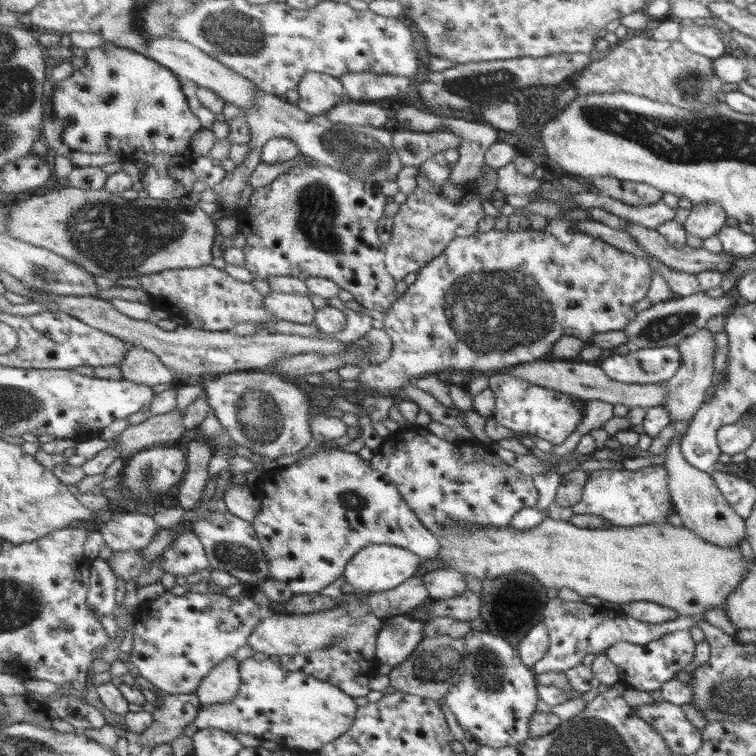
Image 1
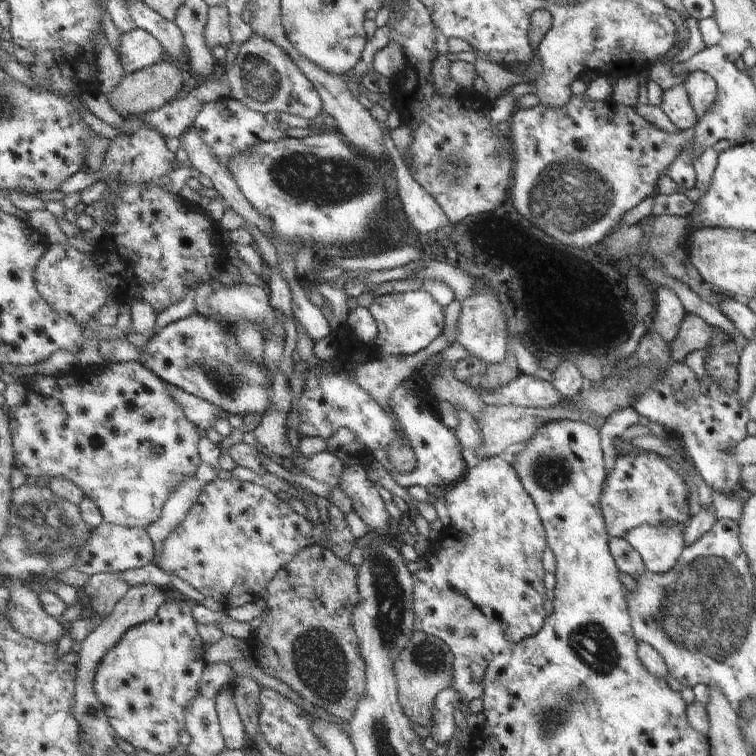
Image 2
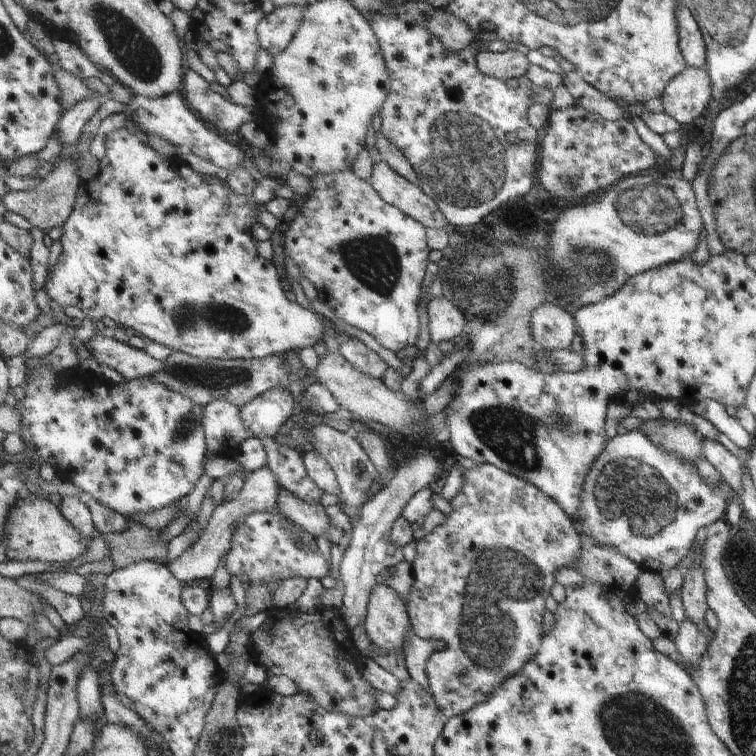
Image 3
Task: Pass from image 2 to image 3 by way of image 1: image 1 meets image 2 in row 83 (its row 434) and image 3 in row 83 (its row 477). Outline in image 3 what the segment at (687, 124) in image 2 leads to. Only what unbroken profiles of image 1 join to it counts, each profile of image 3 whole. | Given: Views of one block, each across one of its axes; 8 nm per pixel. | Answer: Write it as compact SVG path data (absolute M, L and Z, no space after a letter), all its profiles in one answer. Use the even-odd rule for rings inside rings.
M689 68L675 75L659 97L663 113L678 124L689 124L708 107L711 80L706 70Z

